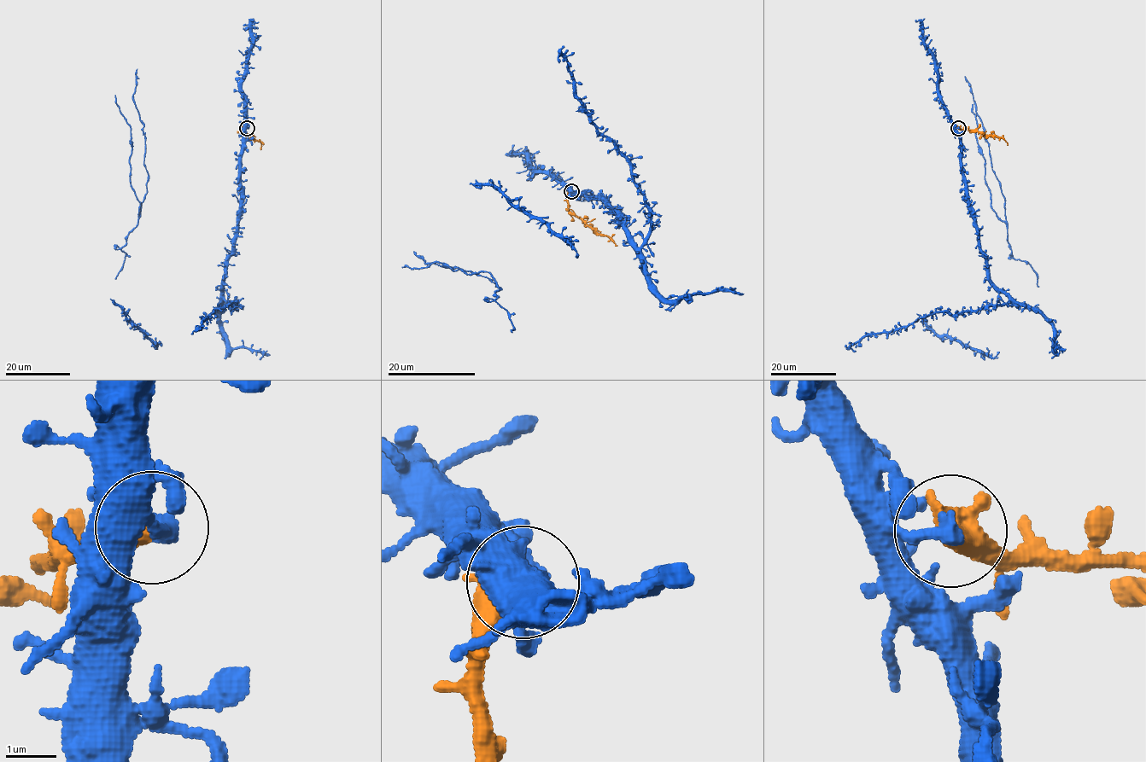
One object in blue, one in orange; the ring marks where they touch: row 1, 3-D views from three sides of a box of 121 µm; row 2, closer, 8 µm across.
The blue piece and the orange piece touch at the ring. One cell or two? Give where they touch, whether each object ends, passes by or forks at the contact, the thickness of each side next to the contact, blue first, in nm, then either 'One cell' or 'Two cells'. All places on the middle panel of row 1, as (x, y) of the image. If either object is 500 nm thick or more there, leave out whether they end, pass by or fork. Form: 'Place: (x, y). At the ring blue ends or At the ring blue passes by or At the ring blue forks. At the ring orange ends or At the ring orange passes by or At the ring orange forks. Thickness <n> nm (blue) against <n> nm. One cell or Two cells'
Place: (571, 191). At the ring blue ends. At the ring orange passes by. Thickness 380 nm (blue) against 400 nm. Two cells

